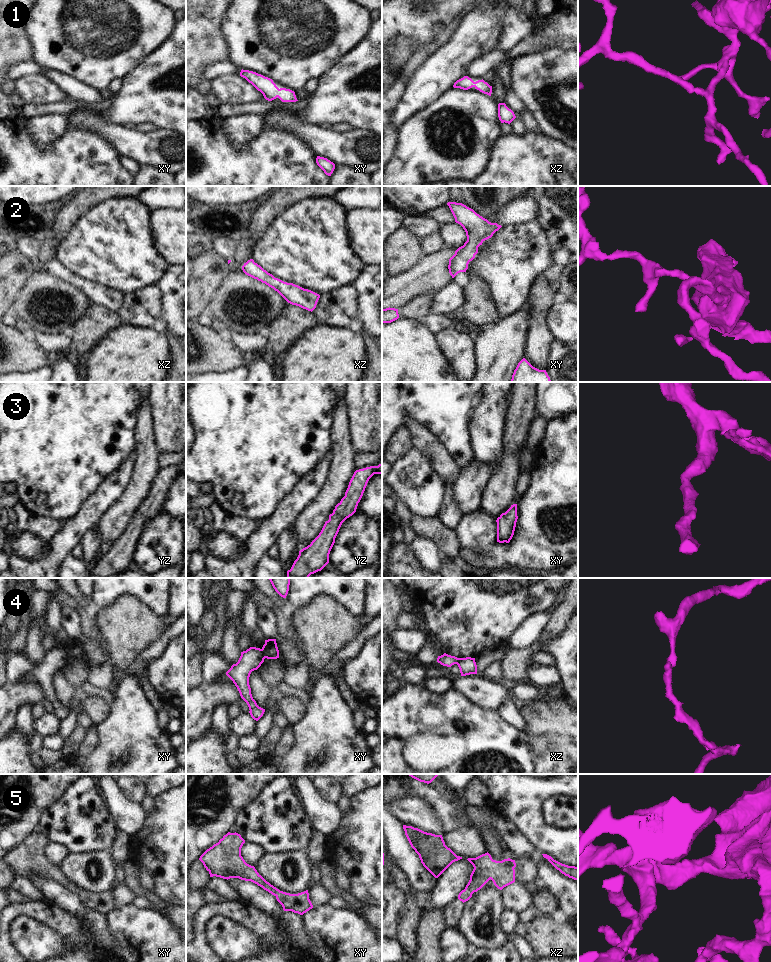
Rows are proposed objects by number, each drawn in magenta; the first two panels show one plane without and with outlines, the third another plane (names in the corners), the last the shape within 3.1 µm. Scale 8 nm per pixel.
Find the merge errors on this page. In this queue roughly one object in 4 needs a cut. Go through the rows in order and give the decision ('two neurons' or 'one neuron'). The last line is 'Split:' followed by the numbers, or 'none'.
1: one neuron
2: one neuron
3: one neuron
4: two neurons
5: one neuron
Split: 4

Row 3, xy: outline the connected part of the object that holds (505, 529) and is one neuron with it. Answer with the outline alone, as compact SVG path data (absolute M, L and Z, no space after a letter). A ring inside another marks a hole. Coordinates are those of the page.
M517 504L511 505L505 513L497 518L497 542L510 542L514 535L517 519Z

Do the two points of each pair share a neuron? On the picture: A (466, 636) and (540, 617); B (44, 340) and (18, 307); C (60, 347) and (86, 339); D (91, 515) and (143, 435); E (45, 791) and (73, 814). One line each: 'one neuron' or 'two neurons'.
A: two neurons
B: two neurons
C: two neurons
D: two neurons
E: two neurons

